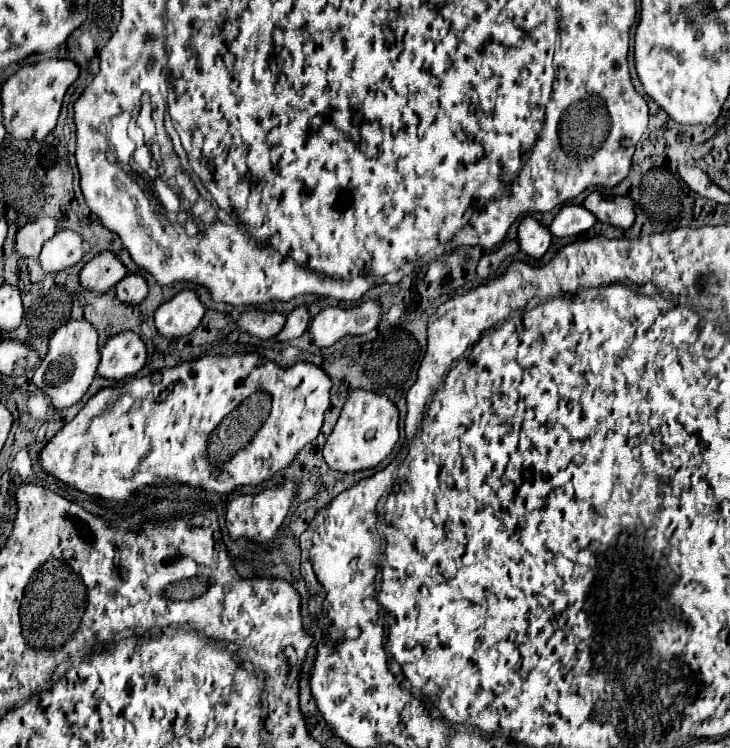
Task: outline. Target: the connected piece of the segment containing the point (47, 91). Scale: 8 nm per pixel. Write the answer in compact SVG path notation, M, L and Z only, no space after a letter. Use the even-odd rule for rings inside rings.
M45 60L35 66L19 68L1 90L3 102L3 126L9 140L45 140L45 136L55 128L59 118L59 110L63 104L63 96L67 88L77 80L79 68L69 60Z

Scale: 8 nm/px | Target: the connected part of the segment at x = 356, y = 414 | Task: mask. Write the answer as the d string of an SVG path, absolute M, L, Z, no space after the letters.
M355 390L345 402L337 424L325 442L323 458L331 470L337 470L343 474L375 468L379 462L383 462L391 454L393 446L397 444L399 440L397 424L399 424L397 406L387 396Z

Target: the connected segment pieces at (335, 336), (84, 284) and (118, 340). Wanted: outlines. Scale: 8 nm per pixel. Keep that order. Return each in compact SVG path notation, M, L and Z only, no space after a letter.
M363 302L349 310L325 308L321 310L311 326L311 340L317 348L331 348L345 336L363 336L371 332L381 318L379 302Z
M103 252L83 266L79 274L79 286L85 292L105 294L111 288L115 288L115 284L123 280L125 274L125 266L111 252Z
M121 332L105 344L97 374L107 380L125 380L145 364L145 344L133 332Z

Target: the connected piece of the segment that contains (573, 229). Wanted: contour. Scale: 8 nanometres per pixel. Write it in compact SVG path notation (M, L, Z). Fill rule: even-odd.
M563 206L559 214L553 218L549 230L555 238L569 238L569 236L581 236L591 230L595 224L595 216L591 212L583 212L583 206Z

